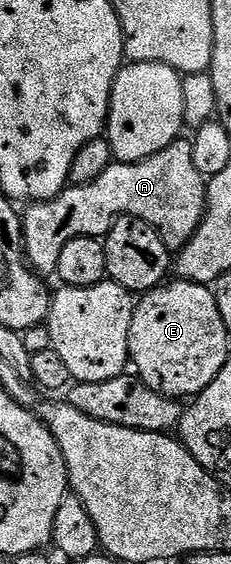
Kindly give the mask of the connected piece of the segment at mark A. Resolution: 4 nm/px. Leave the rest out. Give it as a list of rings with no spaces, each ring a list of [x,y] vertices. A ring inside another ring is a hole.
[[[179,139],[172,142],[164,151],[136,163],[119,161],[111,163],[108,171],[100,175],[91,185],[70,185],[50,201],[36,201],[25,210],[22,218],[22,240],[24,252],[31,269],[39,275],[53,274],[60,263],[60,251],[77,237],[105,238],[119,217],[139,217],[151,225],[164,239],[171,251],[179,251],[192,239],[200,227],[206,213],[207,178],[194,162],[194,147],[189,140]]]

